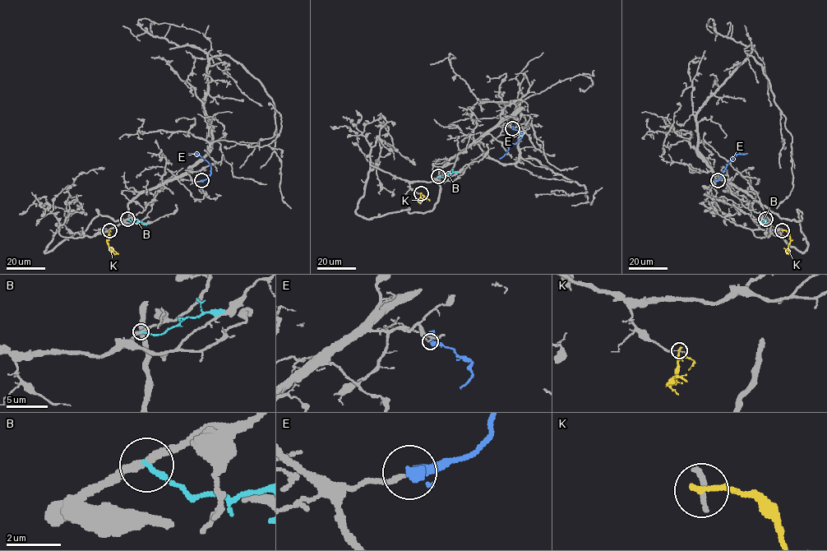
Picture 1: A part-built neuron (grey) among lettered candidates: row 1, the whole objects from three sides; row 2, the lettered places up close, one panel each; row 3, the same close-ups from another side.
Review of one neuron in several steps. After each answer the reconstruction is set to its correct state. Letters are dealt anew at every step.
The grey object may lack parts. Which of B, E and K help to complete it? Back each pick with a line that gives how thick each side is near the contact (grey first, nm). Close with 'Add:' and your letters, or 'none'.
E: calibres 160 and 260 nm
Add: E

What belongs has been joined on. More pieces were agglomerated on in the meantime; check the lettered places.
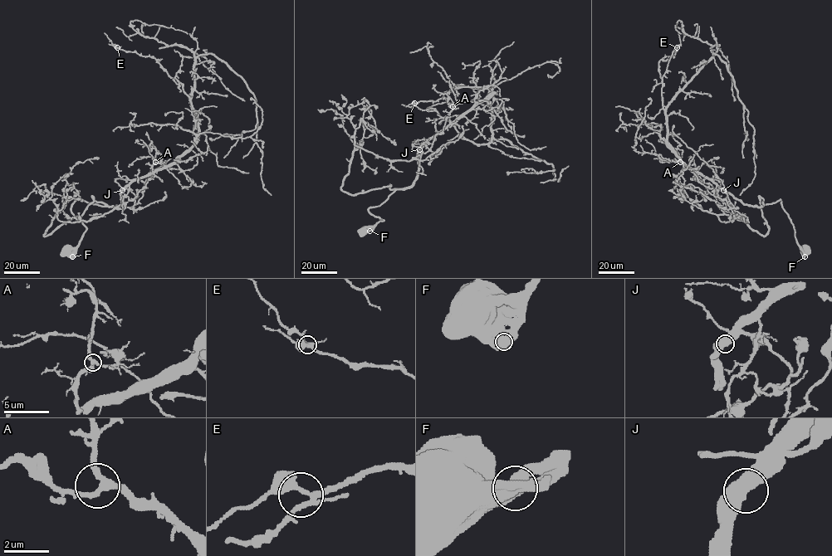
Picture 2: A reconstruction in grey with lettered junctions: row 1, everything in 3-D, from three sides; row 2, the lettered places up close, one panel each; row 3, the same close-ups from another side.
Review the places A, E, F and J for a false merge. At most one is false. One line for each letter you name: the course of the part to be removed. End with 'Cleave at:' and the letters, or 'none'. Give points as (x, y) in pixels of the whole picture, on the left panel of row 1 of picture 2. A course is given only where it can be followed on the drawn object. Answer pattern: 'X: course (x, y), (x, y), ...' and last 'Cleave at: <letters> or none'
Cleave at: none

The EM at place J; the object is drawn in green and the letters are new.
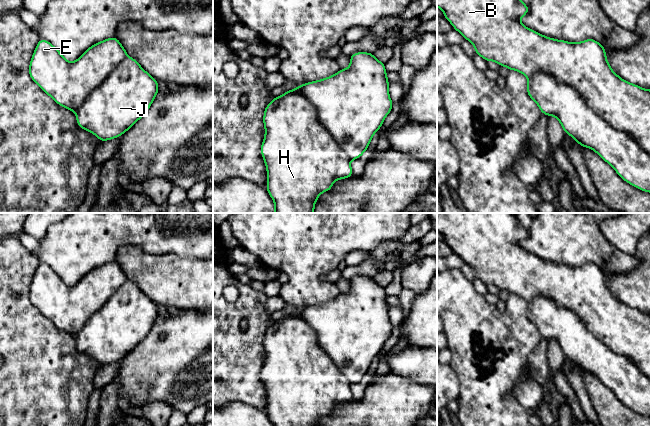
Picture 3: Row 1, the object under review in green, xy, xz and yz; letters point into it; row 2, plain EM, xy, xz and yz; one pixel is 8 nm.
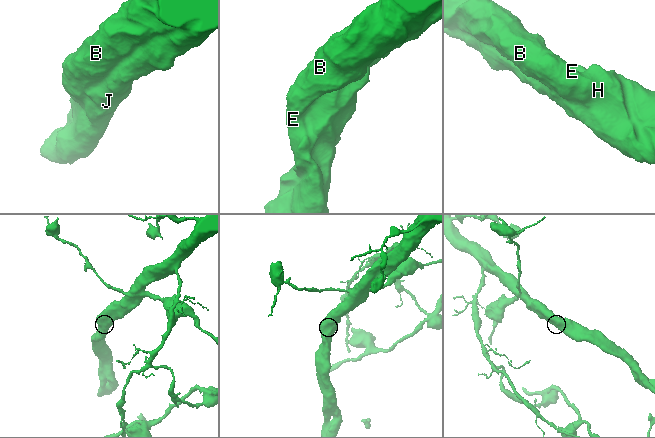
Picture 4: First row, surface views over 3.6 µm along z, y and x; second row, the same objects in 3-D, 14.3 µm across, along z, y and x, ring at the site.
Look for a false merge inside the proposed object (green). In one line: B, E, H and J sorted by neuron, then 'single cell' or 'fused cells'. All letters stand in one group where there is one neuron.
groups B E H J; single cell

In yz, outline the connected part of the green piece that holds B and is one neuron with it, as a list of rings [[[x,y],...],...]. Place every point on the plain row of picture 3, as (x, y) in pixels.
[[[437,213],[437,230],[453,252],[473,268],[477,279],[528,302],[527,317],[541,337],[555,340],[565,357],[580,370],[595,375],[624,405],[650,416],[650,313],[643,313],[619,301],[611,293],[602,268],[594,263],[571,267],[527,252],[520,242],[528,238],[529,231],[512,213]]]

